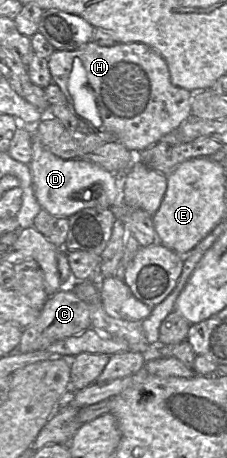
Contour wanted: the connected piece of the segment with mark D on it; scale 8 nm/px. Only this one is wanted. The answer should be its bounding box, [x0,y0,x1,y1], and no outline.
[28,138,124,218]

